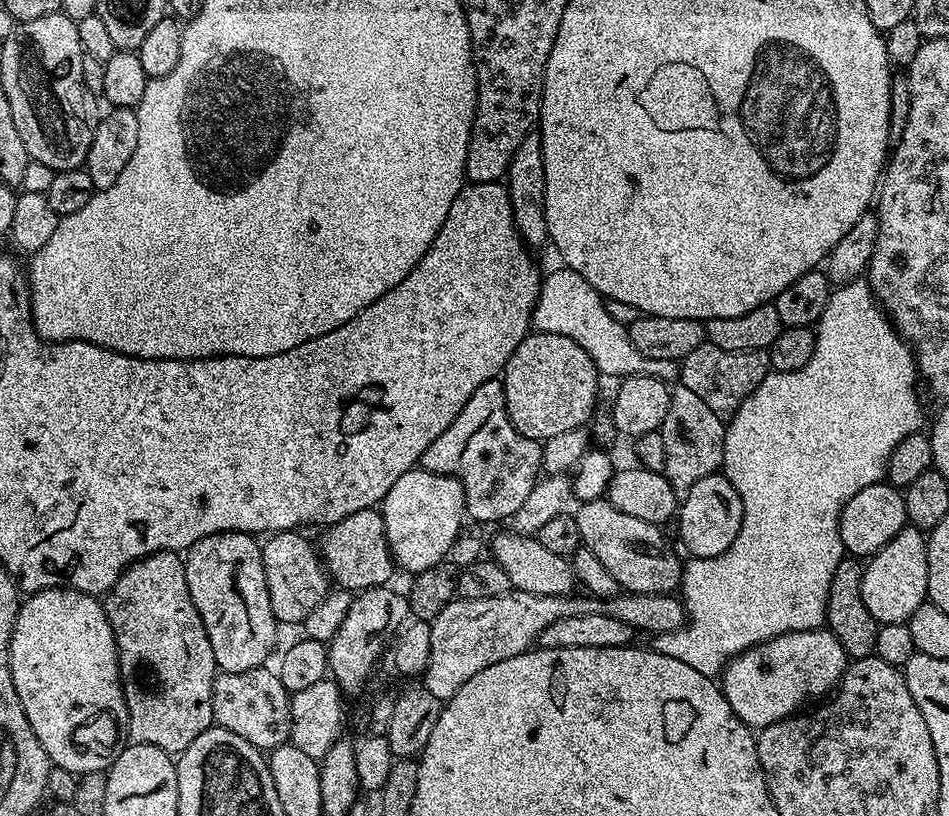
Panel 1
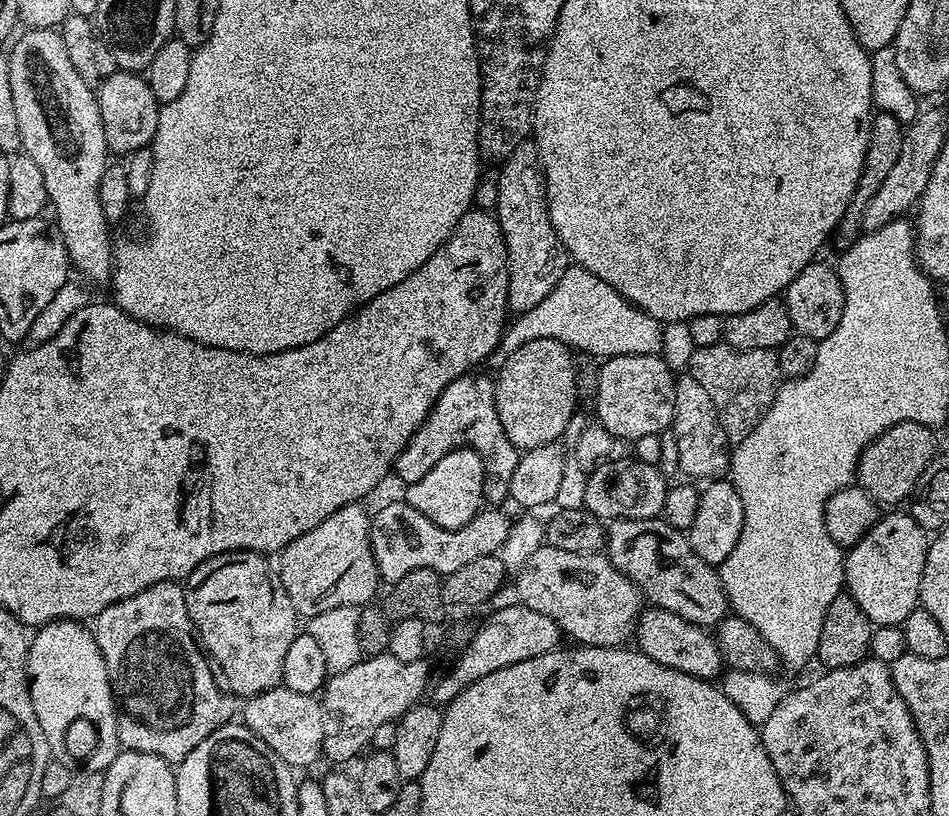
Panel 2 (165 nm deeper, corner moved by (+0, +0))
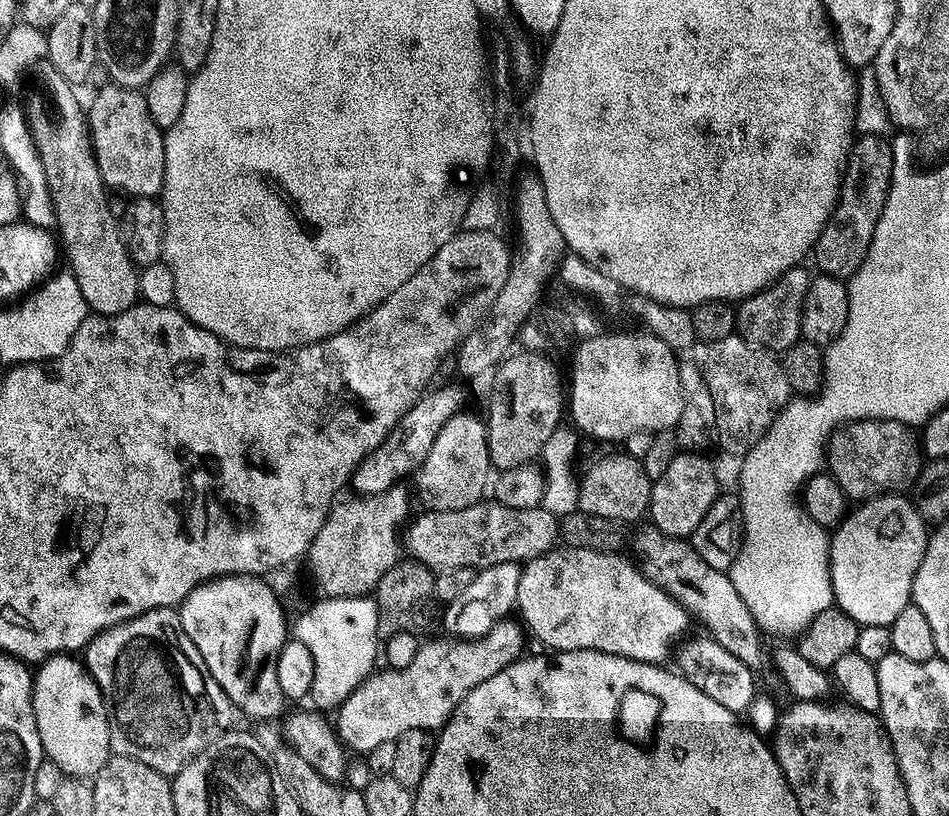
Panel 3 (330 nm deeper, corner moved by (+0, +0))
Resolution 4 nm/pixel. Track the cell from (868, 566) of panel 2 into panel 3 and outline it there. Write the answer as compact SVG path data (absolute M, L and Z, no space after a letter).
M904 494L873 496L871 500L863 501L853 508L856 509L853 512L851 509L844 519L835 525L830 536L828 565L832 575L834 604L861 626L891 626L894 618L898 618L898 614L902 614L902 610L906 610L911 601L914 578L926 554L930 528L916 509L915 503Z

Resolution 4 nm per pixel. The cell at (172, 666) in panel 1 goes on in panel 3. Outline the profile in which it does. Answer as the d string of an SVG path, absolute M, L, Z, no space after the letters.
M175 607L155 608L123 624L100 632L83 649L82 660L94 678L108 711L110 749L117 756L146 762L163 776L172 778L190 763L203 748L233 727L232 699L218 686L214 674L202 662L198 646L186 638Z

